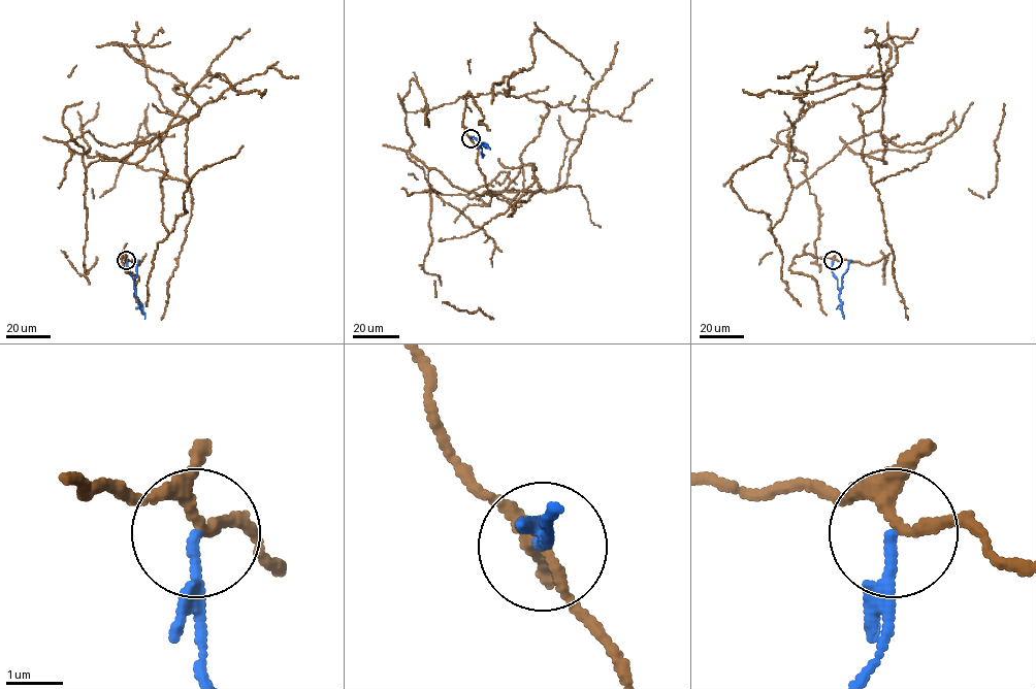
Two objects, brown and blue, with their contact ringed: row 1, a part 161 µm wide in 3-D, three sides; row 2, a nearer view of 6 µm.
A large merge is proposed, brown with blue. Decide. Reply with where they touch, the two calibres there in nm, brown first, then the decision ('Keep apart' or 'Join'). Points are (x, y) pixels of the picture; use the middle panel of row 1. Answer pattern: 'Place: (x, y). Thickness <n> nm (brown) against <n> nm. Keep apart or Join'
Place: (471, 138). Thickness 200 nm (brown) against 180 nm. Keep apart

